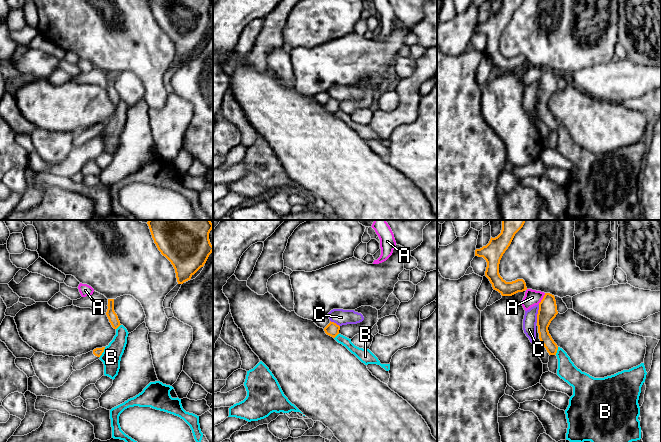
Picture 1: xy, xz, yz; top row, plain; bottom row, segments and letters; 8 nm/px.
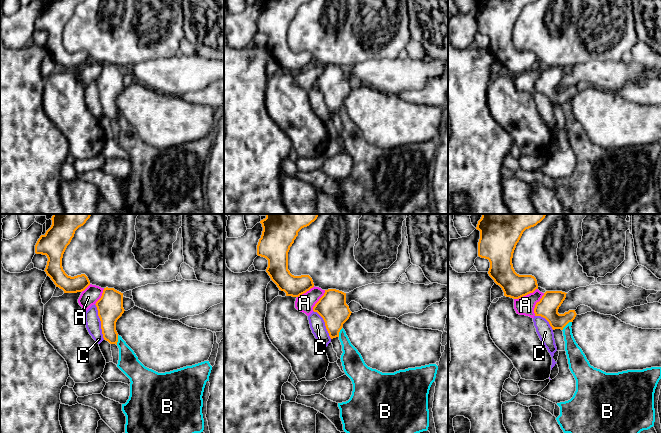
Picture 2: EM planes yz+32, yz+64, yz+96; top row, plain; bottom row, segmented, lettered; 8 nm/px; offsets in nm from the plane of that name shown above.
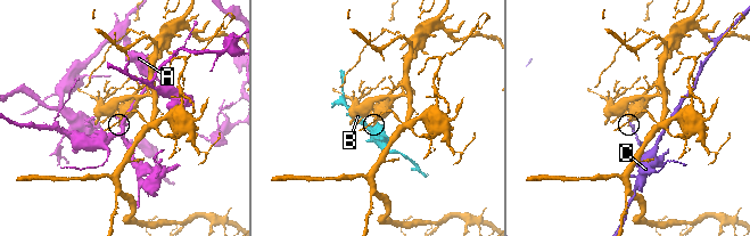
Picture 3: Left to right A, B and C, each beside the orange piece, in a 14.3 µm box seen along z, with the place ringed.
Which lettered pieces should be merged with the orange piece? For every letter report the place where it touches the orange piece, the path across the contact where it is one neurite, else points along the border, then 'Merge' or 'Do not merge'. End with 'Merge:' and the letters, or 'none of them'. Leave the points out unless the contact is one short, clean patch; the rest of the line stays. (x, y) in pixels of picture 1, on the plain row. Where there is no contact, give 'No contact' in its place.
A: Touches orange at yz (543, 74). Do not merge
B: Touches orange at xy (103, 127). Boundary: xy (105, 123), (99, 132). Do not merge
C: Touches orange at yz (538, 89). Do not merge
Merge: none of them

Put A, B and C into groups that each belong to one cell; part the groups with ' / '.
A / B / C

